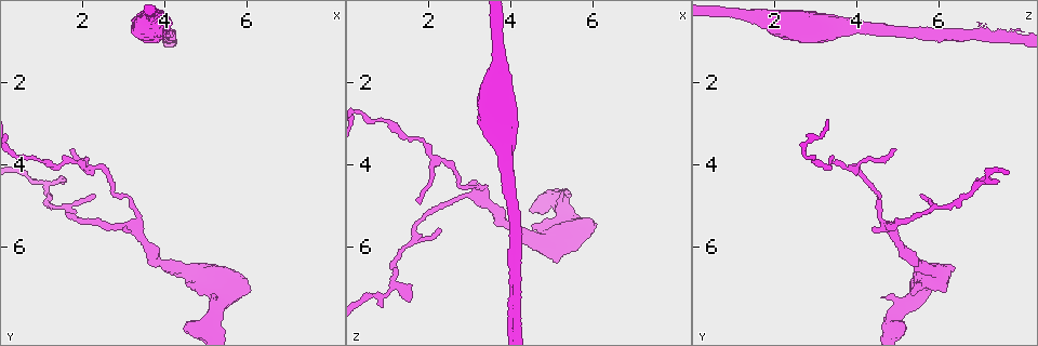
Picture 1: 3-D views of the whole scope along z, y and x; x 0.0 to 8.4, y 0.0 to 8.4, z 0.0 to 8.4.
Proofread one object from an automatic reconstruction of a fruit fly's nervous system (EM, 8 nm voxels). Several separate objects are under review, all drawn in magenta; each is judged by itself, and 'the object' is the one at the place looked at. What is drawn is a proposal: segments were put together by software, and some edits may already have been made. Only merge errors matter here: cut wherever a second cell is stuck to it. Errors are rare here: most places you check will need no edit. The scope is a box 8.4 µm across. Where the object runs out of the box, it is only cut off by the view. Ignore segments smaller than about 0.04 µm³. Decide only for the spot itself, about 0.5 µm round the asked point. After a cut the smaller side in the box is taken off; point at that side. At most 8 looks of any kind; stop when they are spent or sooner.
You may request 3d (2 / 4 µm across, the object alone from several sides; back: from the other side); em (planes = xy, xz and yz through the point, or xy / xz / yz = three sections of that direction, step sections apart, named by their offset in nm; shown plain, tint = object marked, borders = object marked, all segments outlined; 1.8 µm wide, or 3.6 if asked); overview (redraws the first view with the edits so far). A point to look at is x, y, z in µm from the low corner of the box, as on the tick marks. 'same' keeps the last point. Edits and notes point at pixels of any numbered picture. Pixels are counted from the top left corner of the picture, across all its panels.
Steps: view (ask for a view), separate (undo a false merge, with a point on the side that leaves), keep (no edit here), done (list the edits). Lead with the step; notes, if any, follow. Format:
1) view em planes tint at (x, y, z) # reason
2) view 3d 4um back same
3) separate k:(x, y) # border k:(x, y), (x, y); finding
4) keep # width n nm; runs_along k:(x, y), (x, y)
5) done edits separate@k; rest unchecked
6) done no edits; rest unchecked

view 3d 4um at (4.55, 6.65, 5.90) # thick turns thin

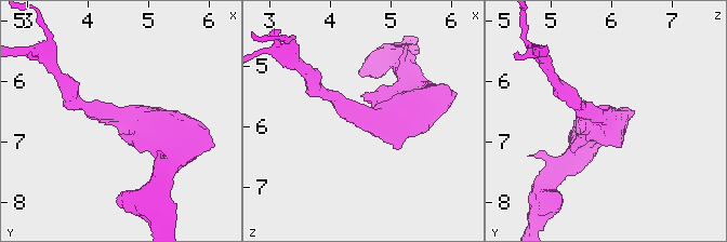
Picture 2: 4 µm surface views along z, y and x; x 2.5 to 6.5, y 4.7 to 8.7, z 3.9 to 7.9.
view em 3.6um xy step 8 tint at (4.60, 6.65, 5.90) # arm_widths 240, 550 nm; shape alone is not enough

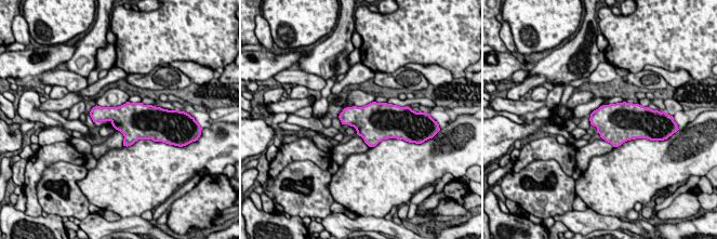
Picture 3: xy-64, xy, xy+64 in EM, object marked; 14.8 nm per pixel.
keep # continuous, no second cell

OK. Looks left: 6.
view em xy step 4 tint at (4.95, 8.00, 4.80) # abrupt turn

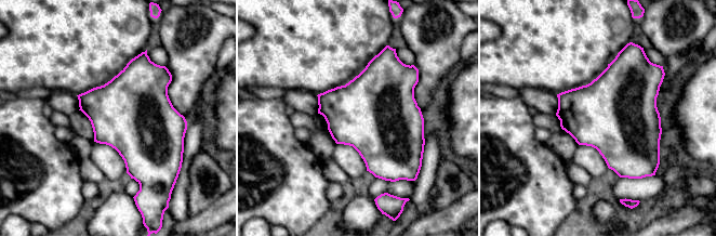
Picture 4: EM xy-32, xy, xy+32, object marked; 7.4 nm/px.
view em planes tint same # another direction

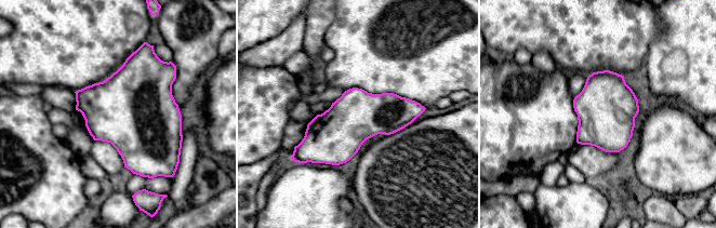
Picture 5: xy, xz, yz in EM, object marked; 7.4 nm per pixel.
keep # width 380 nm; continuous, no second cell

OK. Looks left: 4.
view 3d 4um at (3.90, 0.60, 3.70) # calibre changes

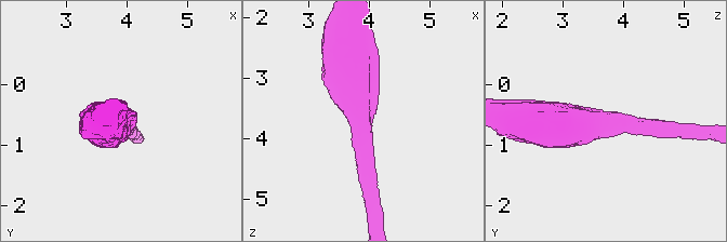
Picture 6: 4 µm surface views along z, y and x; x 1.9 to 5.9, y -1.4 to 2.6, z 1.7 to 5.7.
view em planes tint at (3.90, 0.65, 3.75) # shape alone is not enough

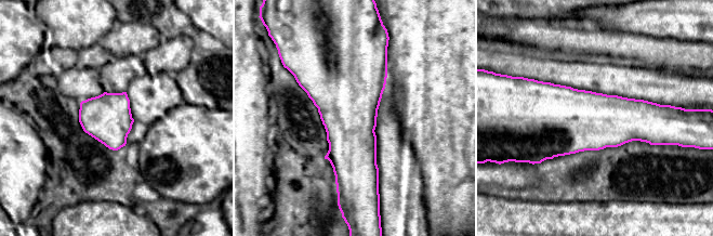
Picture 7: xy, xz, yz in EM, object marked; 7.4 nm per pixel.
keep # all the same cell

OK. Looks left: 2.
done no edits; rest unchecked

